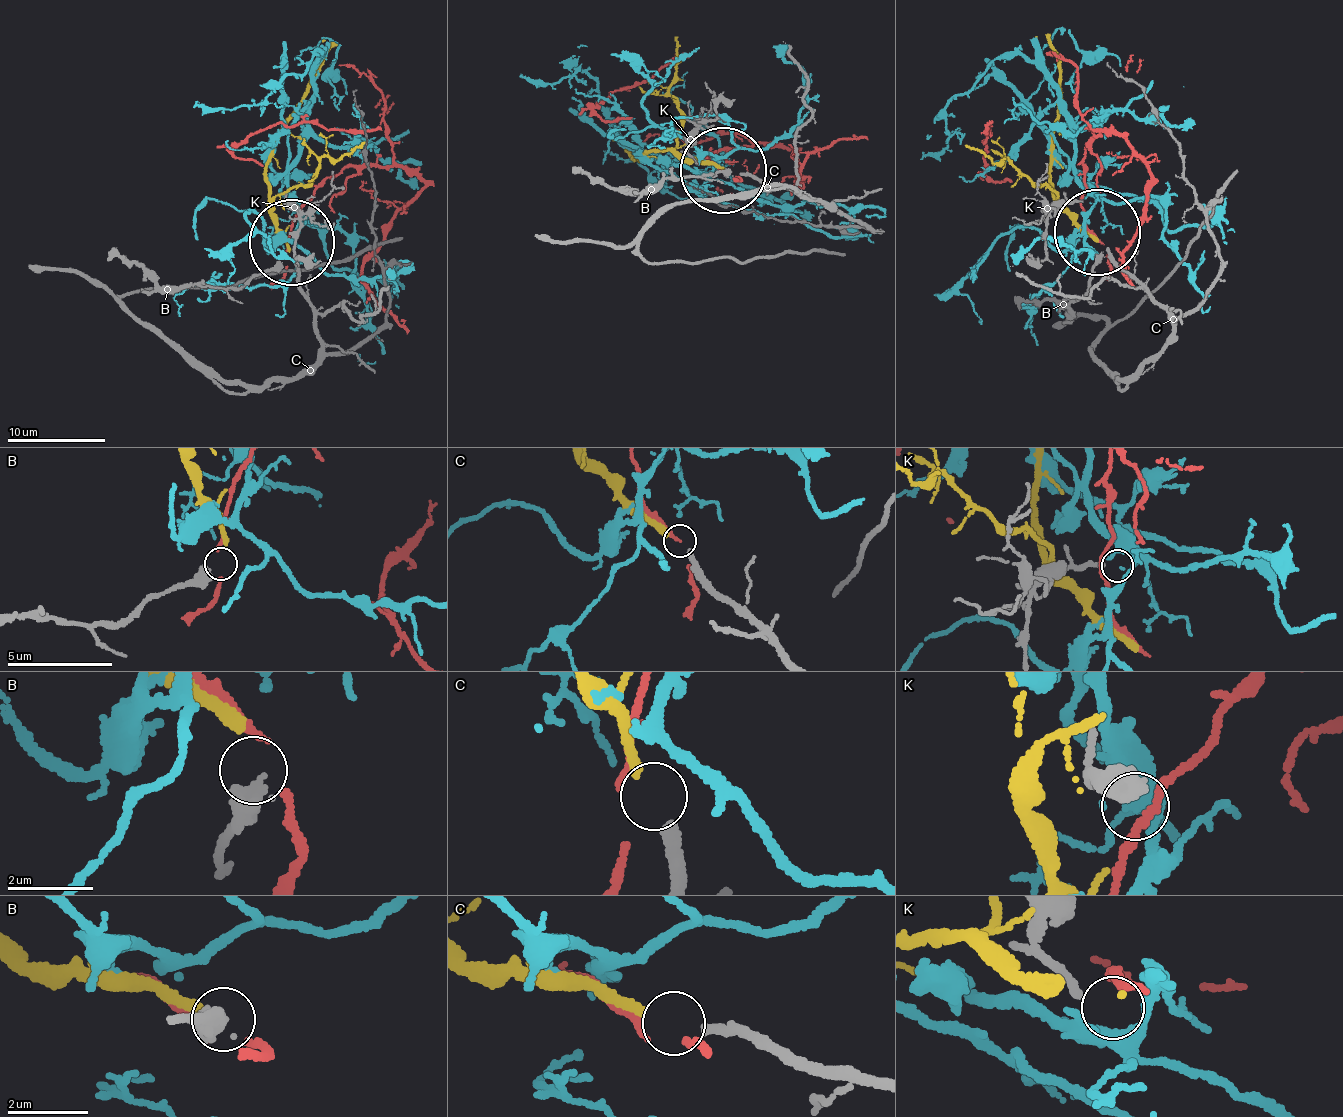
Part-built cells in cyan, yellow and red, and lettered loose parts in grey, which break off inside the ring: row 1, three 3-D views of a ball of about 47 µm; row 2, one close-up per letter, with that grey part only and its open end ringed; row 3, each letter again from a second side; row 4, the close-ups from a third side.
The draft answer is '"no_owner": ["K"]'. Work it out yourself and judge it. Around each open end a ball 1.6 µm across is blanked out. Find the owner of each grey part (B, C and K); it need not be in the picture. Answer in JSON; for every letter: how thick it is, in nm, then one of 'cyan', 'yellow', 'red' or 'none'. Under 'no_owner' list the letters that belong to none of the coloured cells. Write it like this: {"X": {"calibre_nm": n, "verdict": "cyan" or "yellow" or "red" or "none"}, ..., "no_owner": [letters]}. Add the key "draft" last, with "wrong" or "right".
{"B": {"calibre_nm": 500, "verdict": "none"}, "C": {"calibre_nm": 280, "verdict": "yellow"}, "K": {"calibre_nm": 220, "verdict": "cyan"}, "no_owner": ["B"], "draft": "wrong"}

